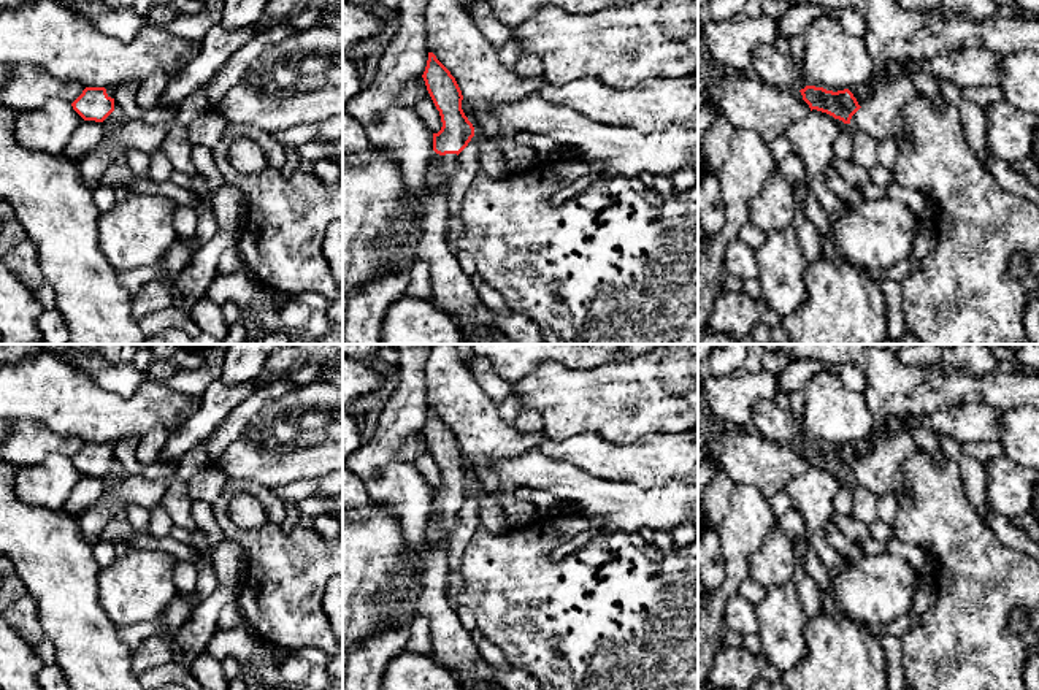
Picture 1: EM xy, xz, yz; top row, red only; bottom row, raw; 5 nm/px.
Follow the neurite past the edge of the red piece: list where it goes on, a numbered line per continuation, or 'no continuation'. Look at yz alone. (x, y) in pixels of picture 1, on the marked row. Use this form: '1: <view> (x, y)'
1: yz (865, 92)

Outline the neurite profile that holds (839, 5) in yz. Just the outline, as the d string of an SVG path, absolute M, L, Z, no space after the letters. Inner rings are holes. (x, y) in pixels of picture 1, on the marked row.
M788 0L790 6L822 5L842 11L860 10L865 16L865 41L874 67L884 70L888 62L923 62L944 52L982 48L1001 57L1031 51L1039 56L1039 17L1018 14L1003 17L998 13L987 19L972 19L968 14L942 16L936 11L907 10L896 0Z

